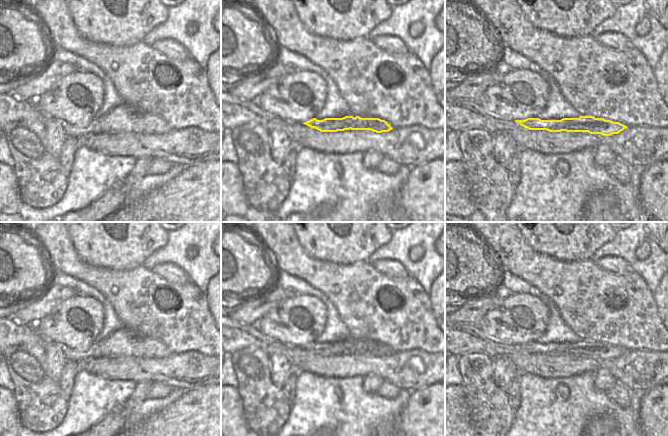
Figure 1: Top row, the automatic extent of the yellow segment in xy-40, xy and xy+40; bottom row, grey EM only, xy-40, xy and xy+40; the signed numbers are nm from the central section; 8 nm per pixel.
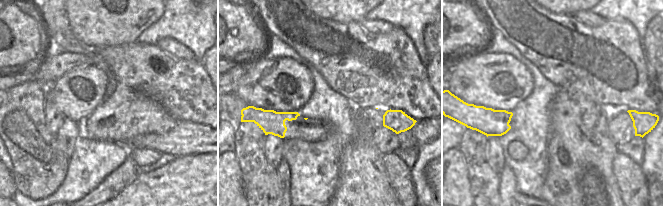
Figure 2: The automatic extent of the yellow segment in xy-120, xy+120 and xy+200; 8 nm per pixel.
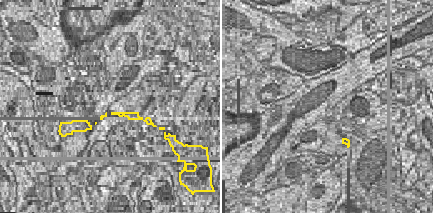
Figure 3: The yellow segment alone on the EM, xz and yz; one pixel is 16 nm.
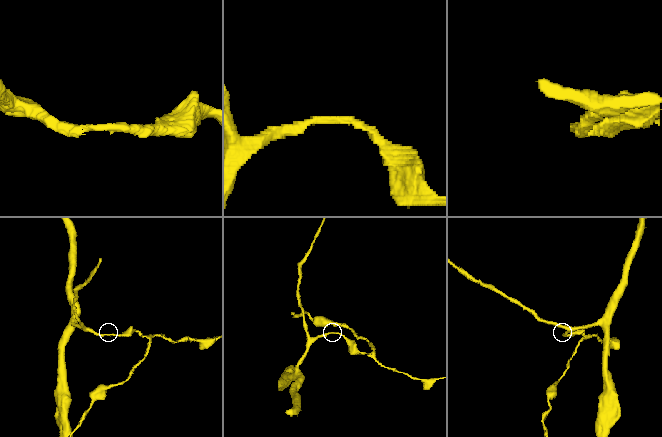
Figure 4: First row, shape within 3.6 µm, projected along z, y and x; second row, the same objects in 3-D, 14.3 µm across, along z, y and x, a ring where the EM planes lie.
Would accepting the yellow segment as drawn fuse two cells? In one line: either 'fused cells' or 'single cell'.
fused cells

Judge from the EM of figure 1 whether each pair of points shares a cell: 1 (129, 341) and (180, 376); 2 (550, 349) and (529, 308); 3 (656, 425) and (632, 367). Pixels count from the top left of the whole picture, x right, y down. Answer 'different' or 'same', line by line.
1: different
2: different
3: different

